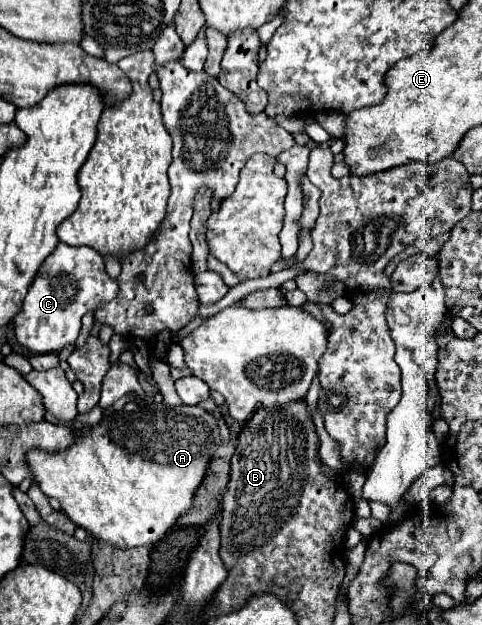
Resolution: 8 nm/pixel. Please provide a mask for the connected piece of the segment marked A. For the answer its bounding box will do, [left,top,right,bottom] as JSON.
[28,402,222,548]

